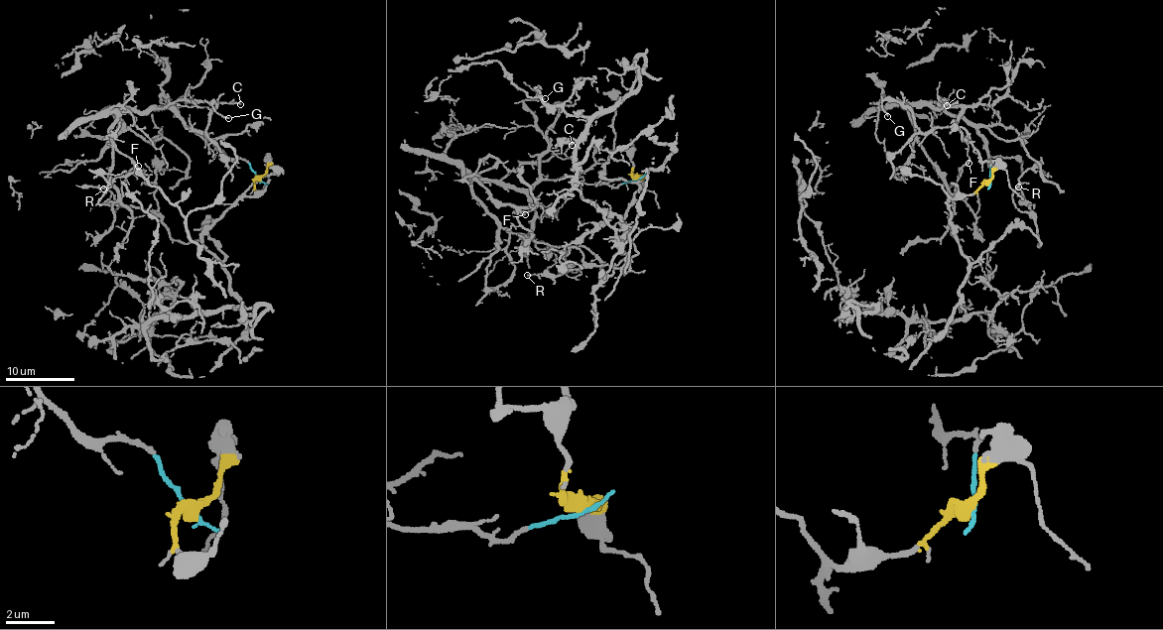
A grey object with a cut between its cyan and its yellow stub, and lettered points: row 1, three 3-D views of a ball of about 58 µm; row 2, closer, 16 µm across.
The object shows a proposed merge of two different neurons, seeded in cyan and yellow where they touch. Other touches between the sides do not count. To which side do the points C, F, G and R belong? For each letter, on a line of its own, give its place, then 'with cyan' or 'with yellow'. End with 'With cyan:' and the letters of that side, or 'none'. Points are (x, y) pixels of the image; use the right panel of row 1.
C: place (947, 105); with cyan
F: place (969, 163); with cyan
G: place (887, 116); with cyan
R: place (1018, 187); with yellow
With cyan: C, F, G

